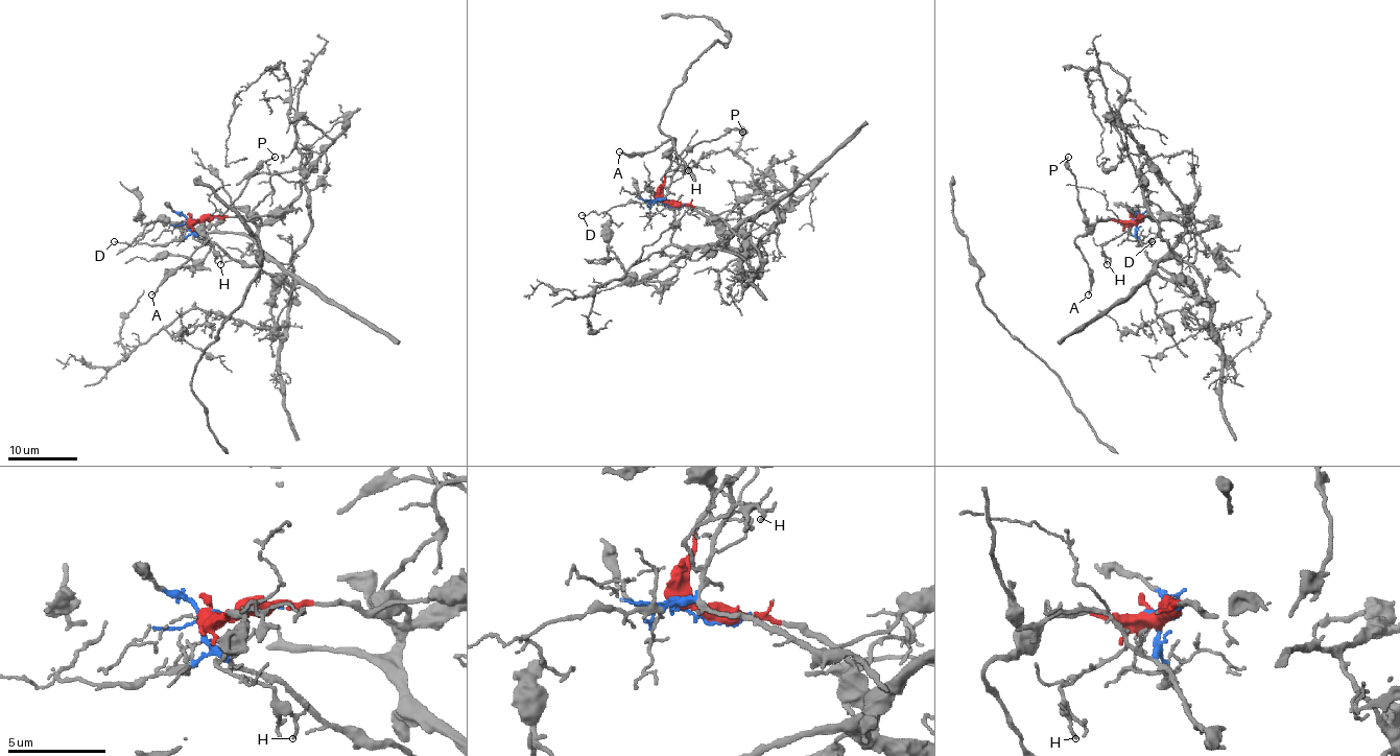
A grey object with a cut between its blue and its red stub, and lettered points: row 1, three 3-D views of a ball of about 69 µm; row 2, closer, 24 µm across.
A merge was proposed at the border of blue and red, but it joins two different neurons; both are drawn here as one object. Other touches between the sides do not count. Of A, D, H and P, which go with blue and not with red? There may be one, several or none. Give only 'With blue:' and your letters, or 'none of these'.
With blue: D, H, P

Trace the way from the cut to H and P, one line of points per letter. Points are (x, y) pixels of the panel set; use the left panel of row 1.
H: (198, 221), (190, 221), (188, 228), (195, 235), (198, 233), (195, 238), (213, 246), (221, 257), (219, 264)
P: (198, 221), (188, 222), (195, 235), (204, 219), (209, 219), (213, 225), (251, 175), (276, 157)

